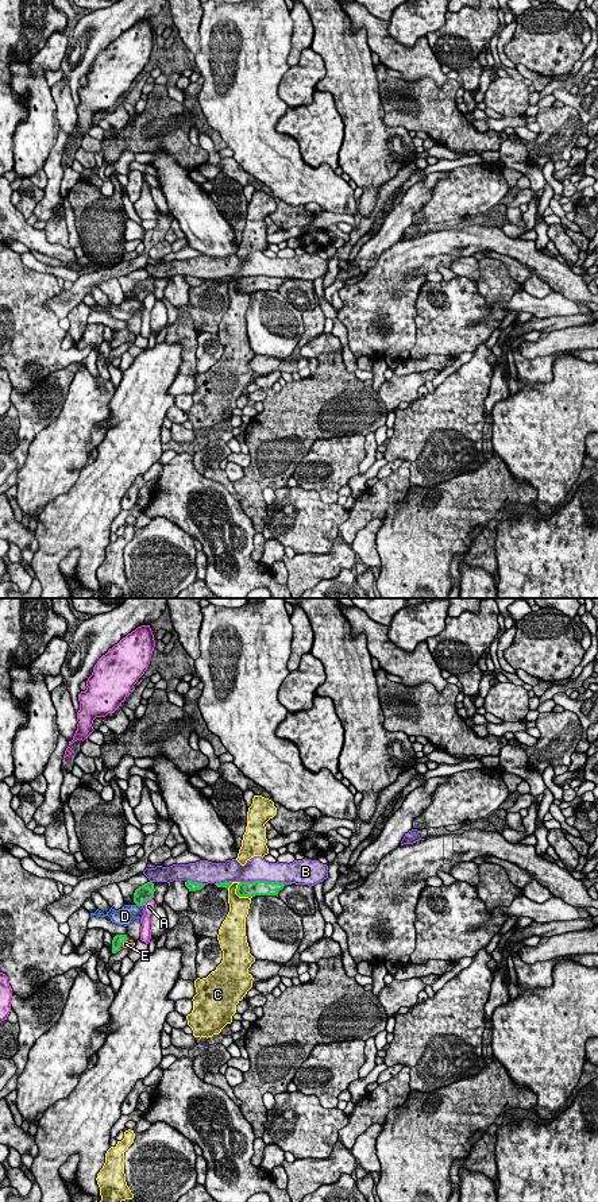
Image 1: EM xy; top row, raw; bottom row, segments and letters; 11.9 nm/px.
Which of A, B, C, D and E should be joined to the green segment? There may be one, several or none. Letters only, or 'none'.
E

